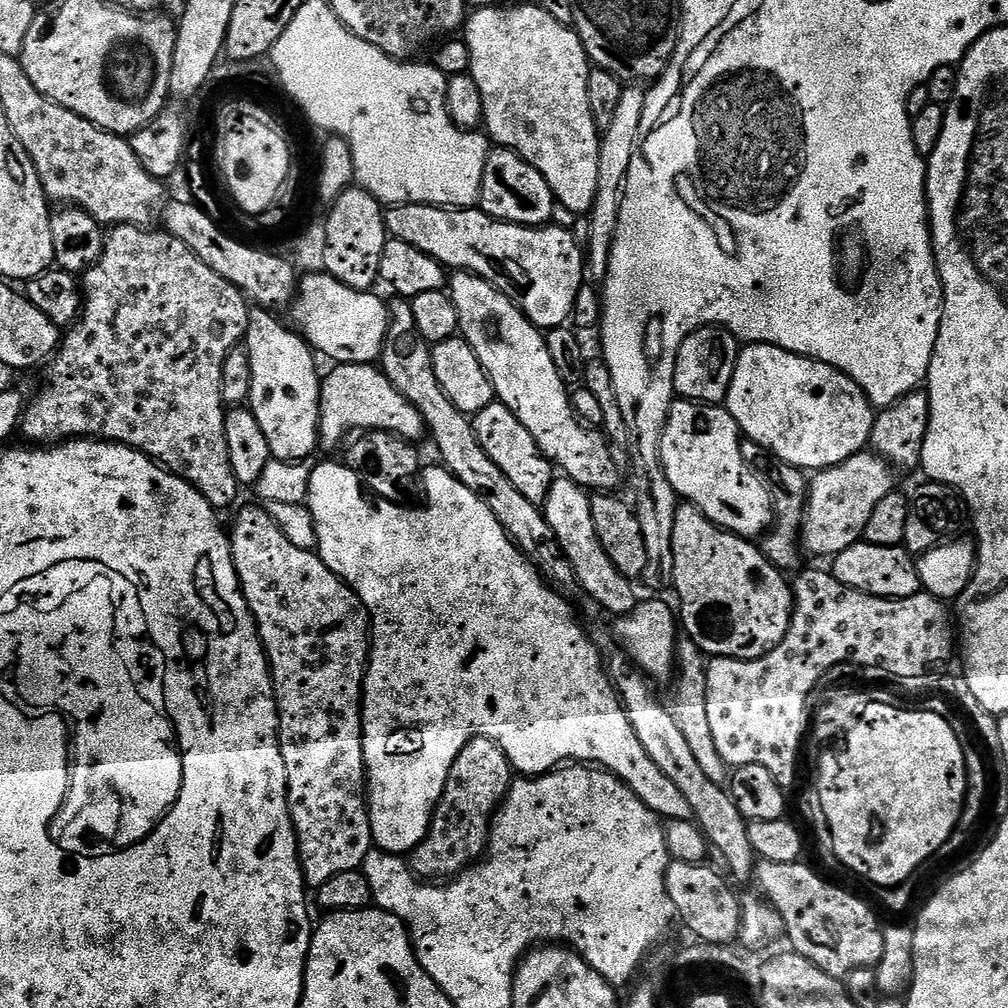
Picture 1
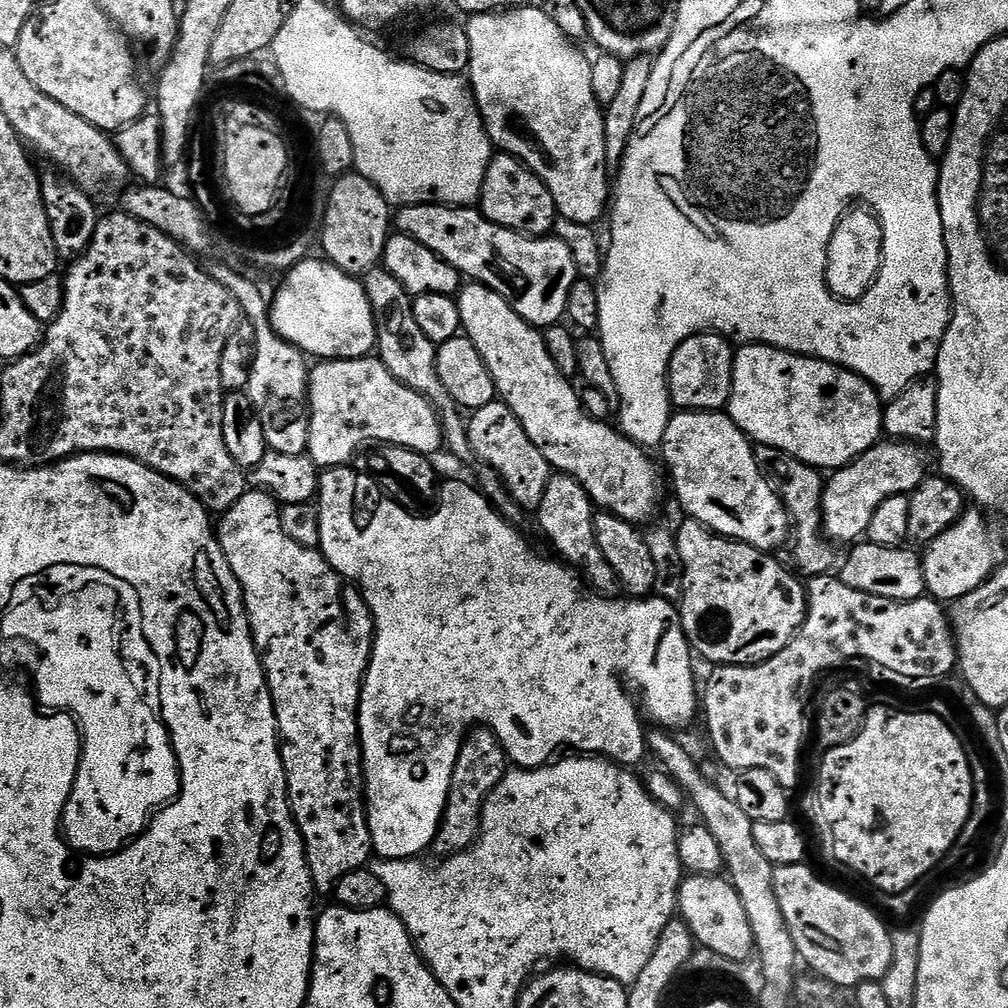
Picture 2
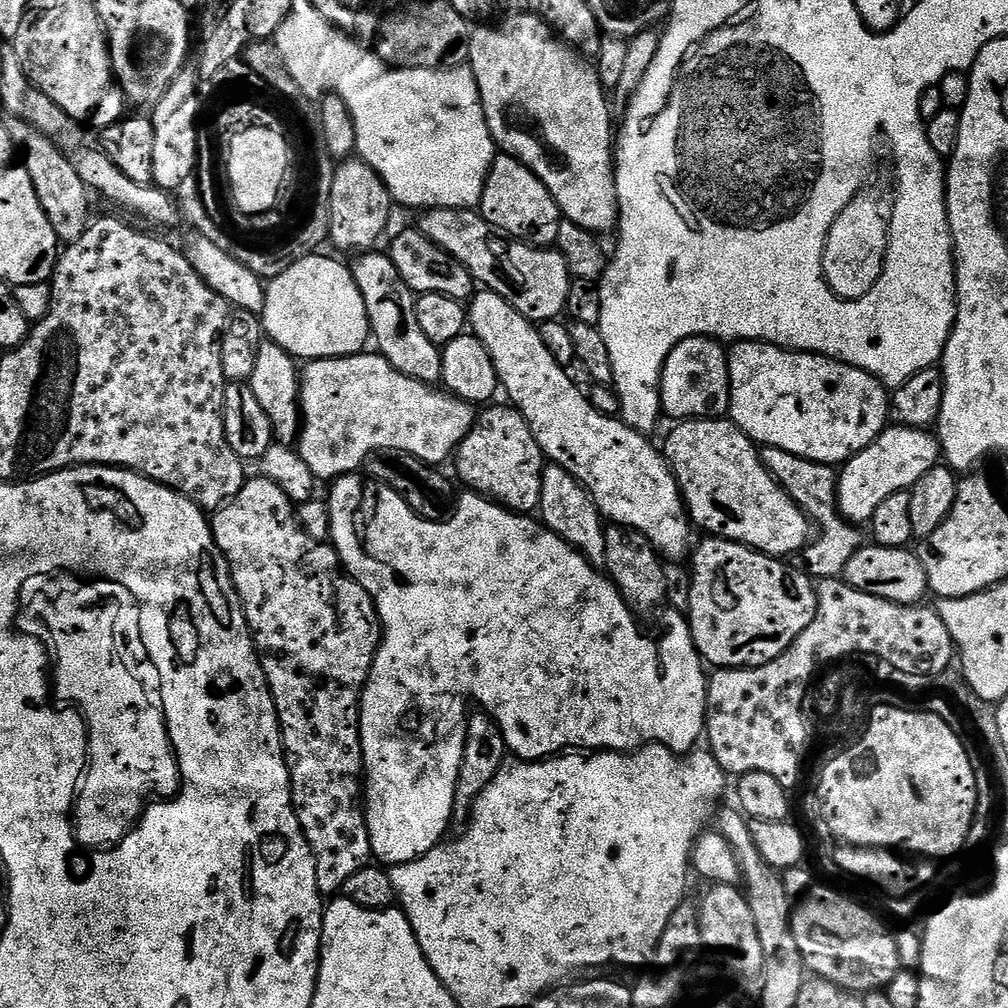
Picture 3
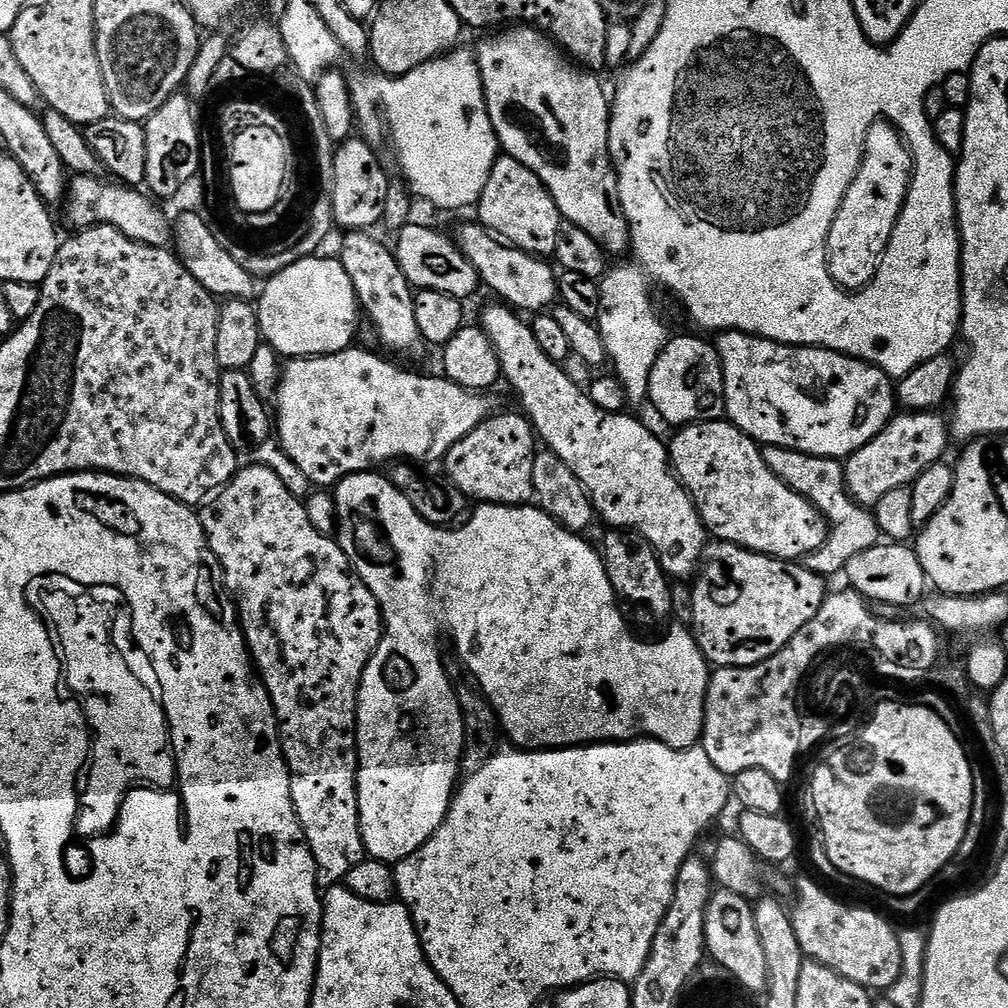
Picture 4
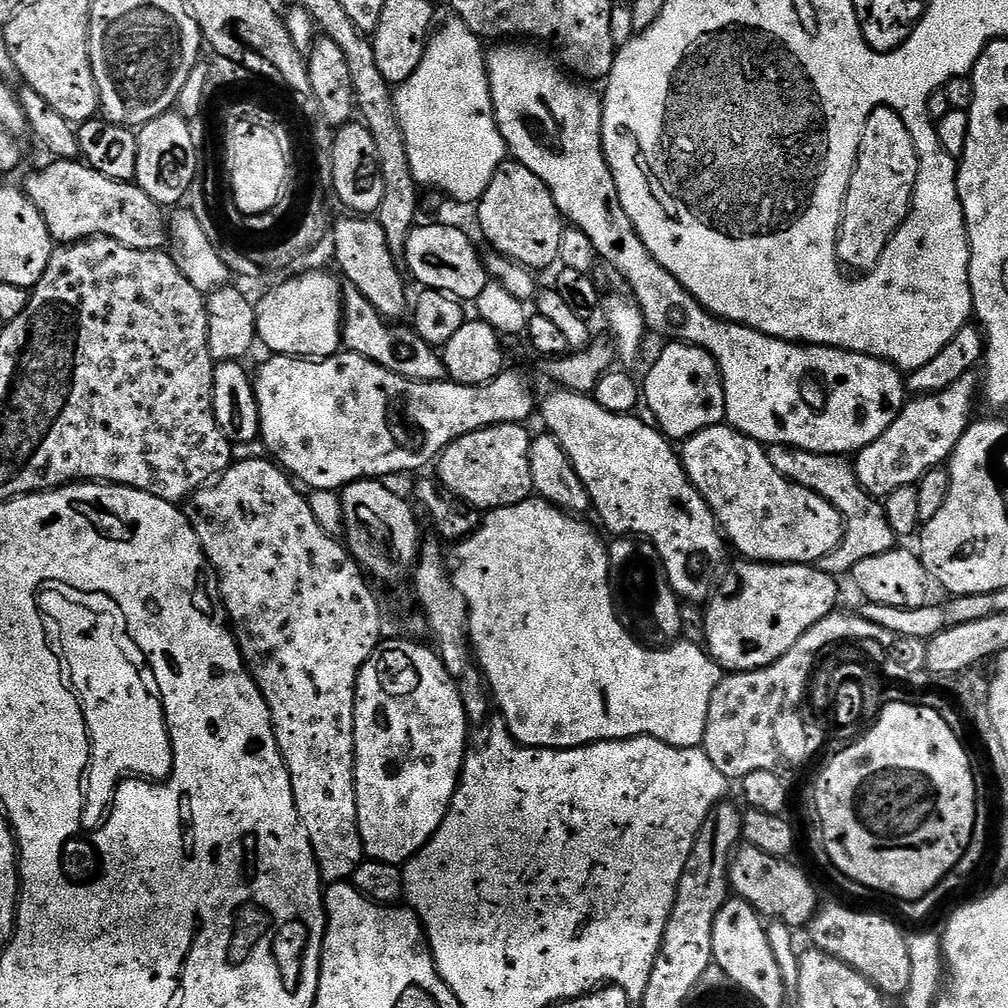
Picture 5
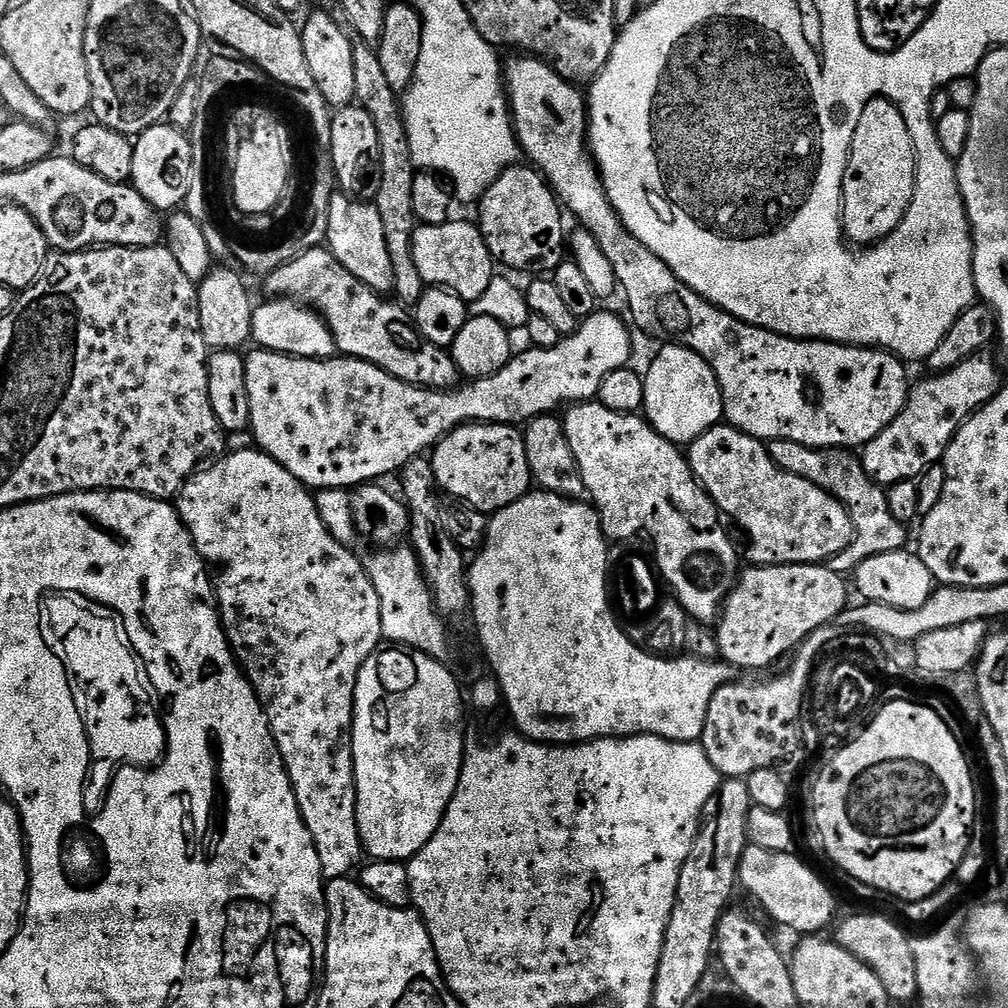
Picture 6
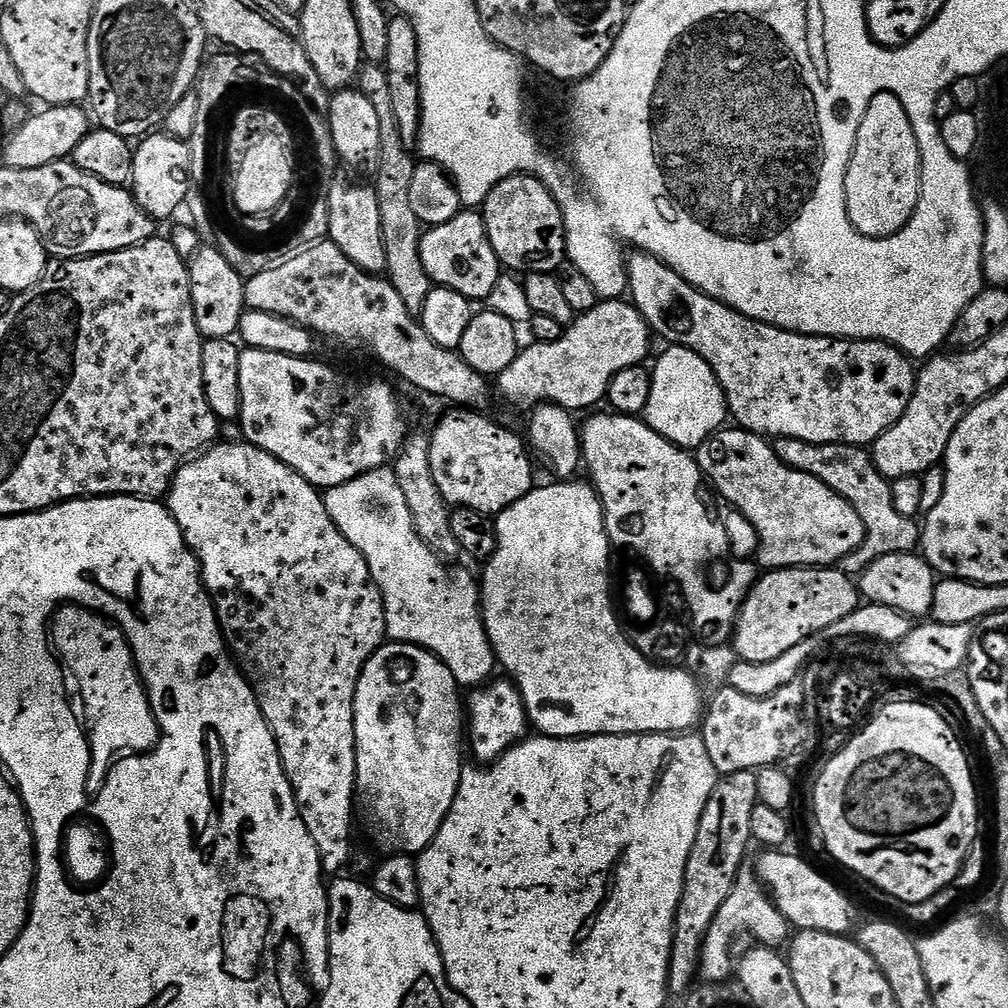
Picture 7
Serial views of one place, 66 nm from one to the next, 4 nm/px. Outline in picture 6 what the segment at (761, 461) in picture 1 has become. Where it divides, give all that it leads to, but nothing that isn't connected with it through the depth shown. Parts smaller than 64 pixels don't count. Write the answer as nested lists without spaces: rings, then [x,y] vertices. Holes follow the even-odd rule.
[[[769,440],[766,447],[772,461],[798,478],[807,478],[822,490],[826,490],[850,514],[854,533],[850,546],[832,557],[830,566],[841,574],[852,574],[866,558],[878,558],[878,554],[901,551],[908,540],[909,529],[894,514],[890,514],[888,493],[866,474],[863,459],[847,448],[811,448],[789,440]]]

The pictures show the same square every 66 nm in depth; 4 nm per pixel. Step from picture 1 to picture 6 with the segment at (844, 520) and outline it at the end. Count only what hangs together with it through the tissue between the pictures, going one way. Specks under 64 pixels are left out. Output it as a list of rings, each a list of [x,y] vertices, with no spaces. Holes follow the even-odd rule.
[[[988,354],[971,356],[966,358],[958,366],[954,366],[948,372],[937,372],[925,375],[925,380],[920,380],[911,385],[908,389],[908,401],[904,403],[904,408],[882,430],[882,434],[874,437],[869,444],[863,445],[862,459],[866,474],[870,474],[873,482],[881,486],[897,484],[903,480],[916,480],[923,476],[925,470],[941,463],[944,452],[950,446],[950,442],[956,437],[956,431],[972,417],[975,412],[986,402],[990,402],[1000,393],[1002,381],[1000,381],[1000,368],[988,357]]]

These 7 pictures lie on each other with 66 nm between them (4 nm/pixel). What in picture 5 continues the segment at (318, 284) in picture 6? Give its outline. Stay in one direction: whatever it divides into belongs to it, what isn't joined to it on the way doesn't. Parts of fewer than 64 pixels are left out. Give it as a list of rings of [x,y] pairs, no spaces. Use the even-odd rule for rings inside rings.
[[[345,283],[342,288],[342,344],[347,351],[356,352],[362,358],[370,358],[370,362],[380,364],[386,370],[390,370],[399,376],[405,376],[407,380],[425,380],[434,382],[445,379],[443,355],[433,345],[428,344],[417,334],[415,327],[408,326],[400,322],[389,322],[380,316],[366,298],[353,284]]]

